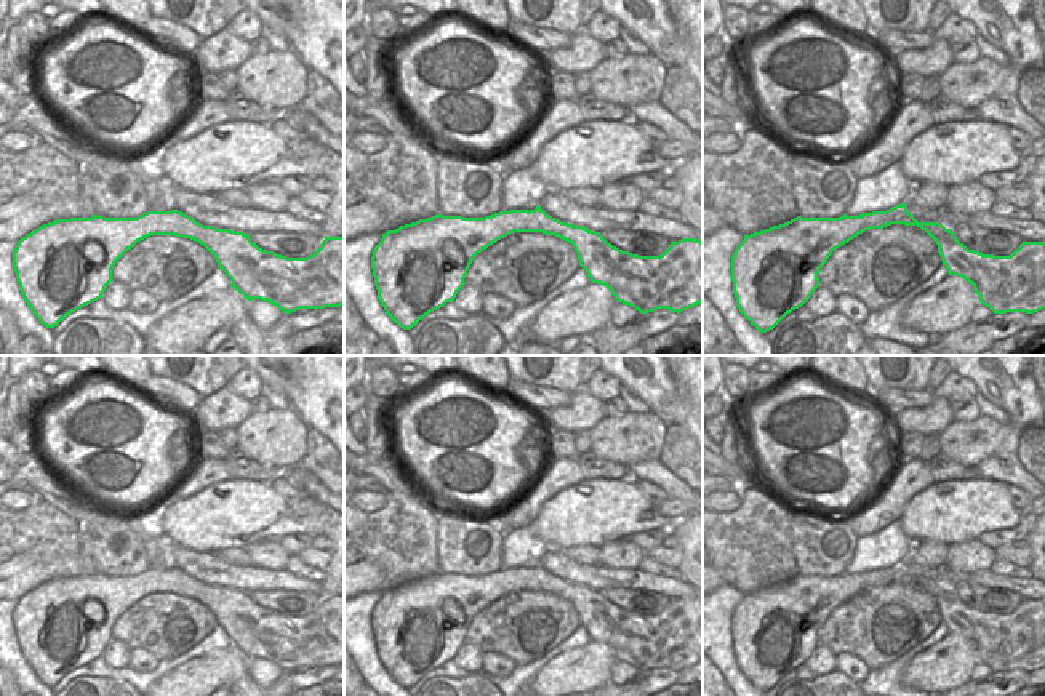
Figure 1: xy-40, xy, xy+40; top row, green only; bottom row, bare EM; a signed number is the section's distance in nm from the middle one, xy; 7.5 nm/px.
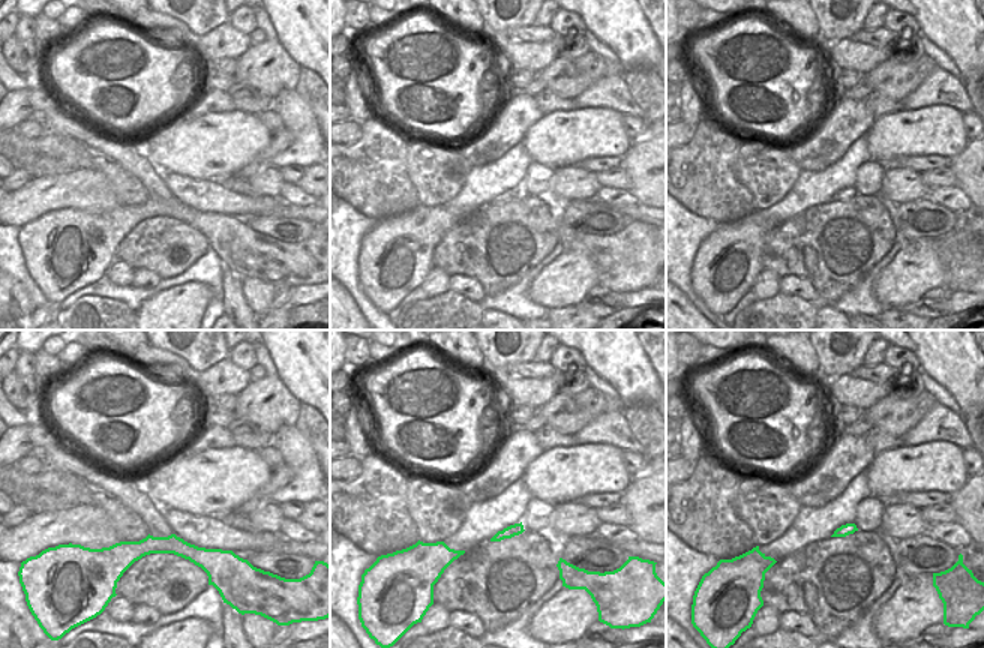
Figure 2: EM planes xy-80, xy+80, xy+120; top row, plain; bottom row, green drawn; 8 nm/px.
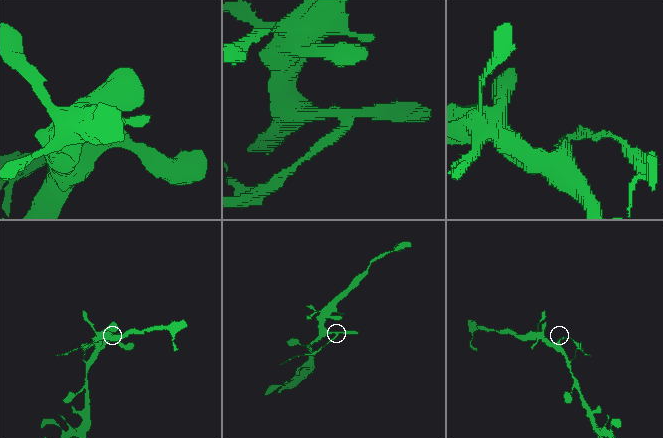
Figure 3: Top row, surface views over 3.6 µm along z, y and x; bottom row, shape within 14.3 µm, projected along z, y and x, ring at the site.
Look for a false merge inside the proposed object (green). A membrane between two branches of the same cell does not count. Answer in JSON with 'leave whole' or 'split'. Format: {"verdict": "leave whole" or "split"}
{"verdict": "split"}

